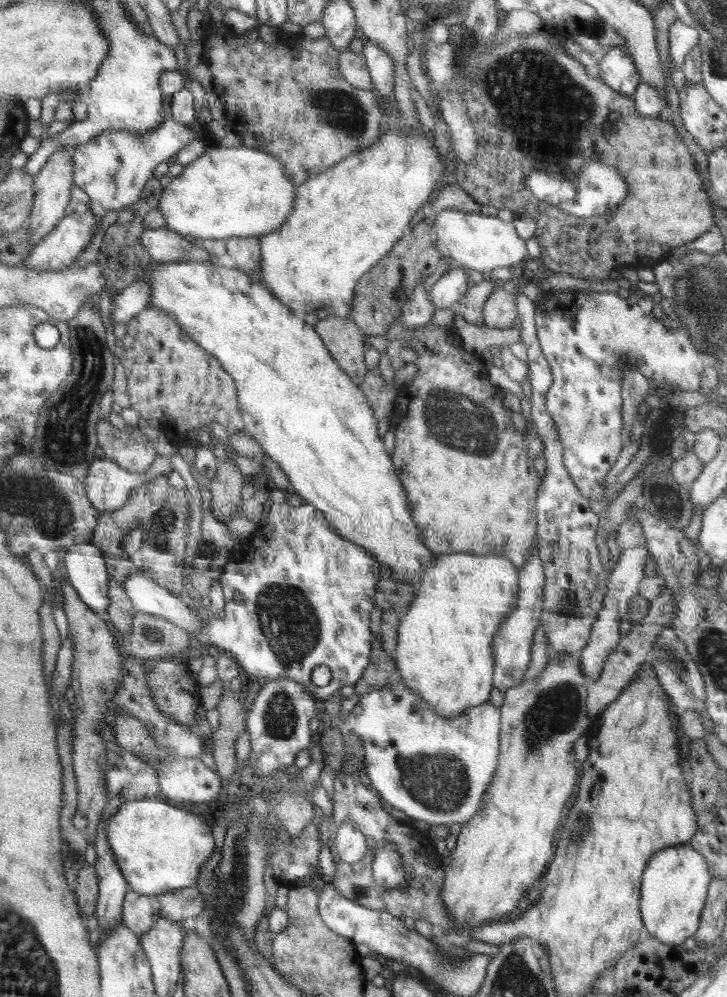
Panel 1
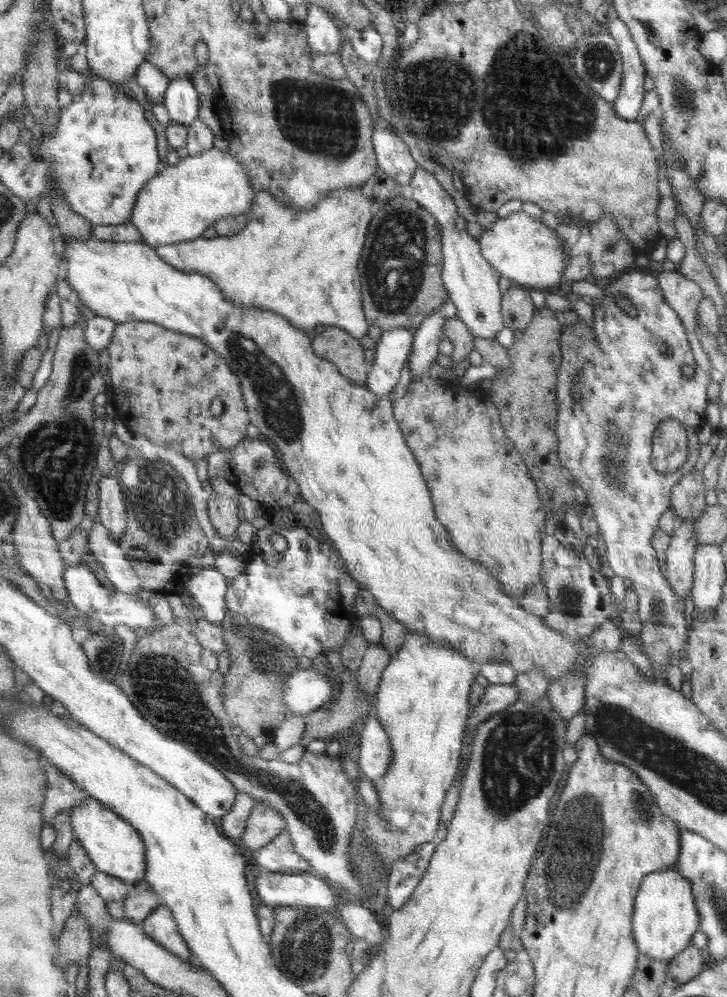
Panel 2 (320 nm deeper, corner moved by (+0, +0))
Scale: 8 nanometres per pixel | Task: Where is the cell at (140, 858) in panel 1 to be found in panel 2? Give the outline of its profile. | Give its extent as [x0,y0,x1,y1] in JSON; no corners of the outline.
[69,797,148,883]

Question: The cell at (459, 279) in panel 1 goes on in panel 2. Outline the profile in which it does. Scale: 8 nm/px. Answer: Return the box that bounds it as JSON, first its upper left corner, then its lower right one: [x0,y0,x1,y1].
[408,298,457,381]

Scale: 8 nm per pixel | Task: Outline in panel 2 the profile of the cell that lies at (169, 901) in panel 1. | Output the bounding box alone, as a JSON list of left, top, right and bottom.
[124,881,160,924]

